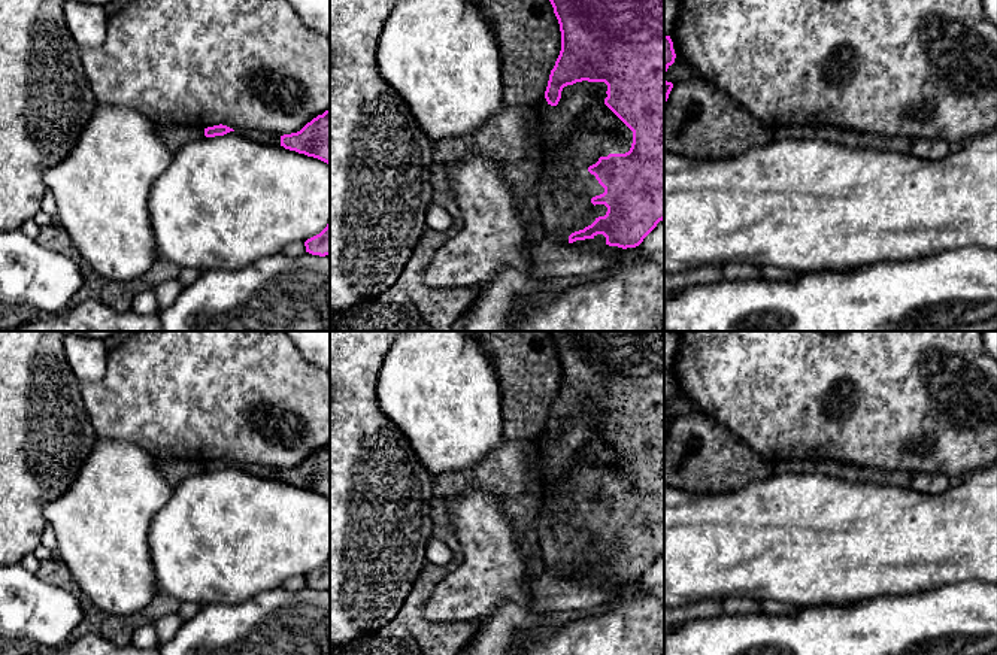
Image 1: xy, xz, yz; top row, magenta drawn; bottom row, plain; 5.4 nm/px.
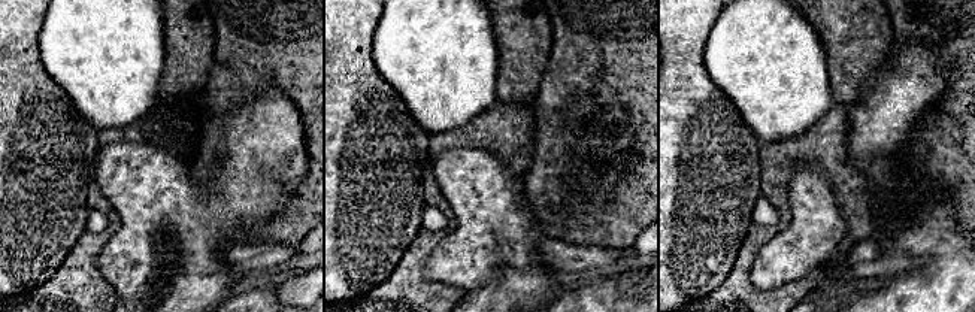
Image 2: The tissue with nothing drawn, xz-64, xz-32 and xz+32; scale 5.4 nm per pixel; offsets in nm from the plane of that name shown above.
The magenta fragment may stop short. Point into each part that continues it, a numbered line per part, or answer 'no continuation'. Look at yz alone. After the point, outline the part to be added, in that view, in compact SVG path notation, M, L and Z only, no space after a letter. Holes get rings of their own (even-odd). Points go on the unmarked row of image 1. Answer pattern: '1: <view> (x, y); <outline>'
no continuation

